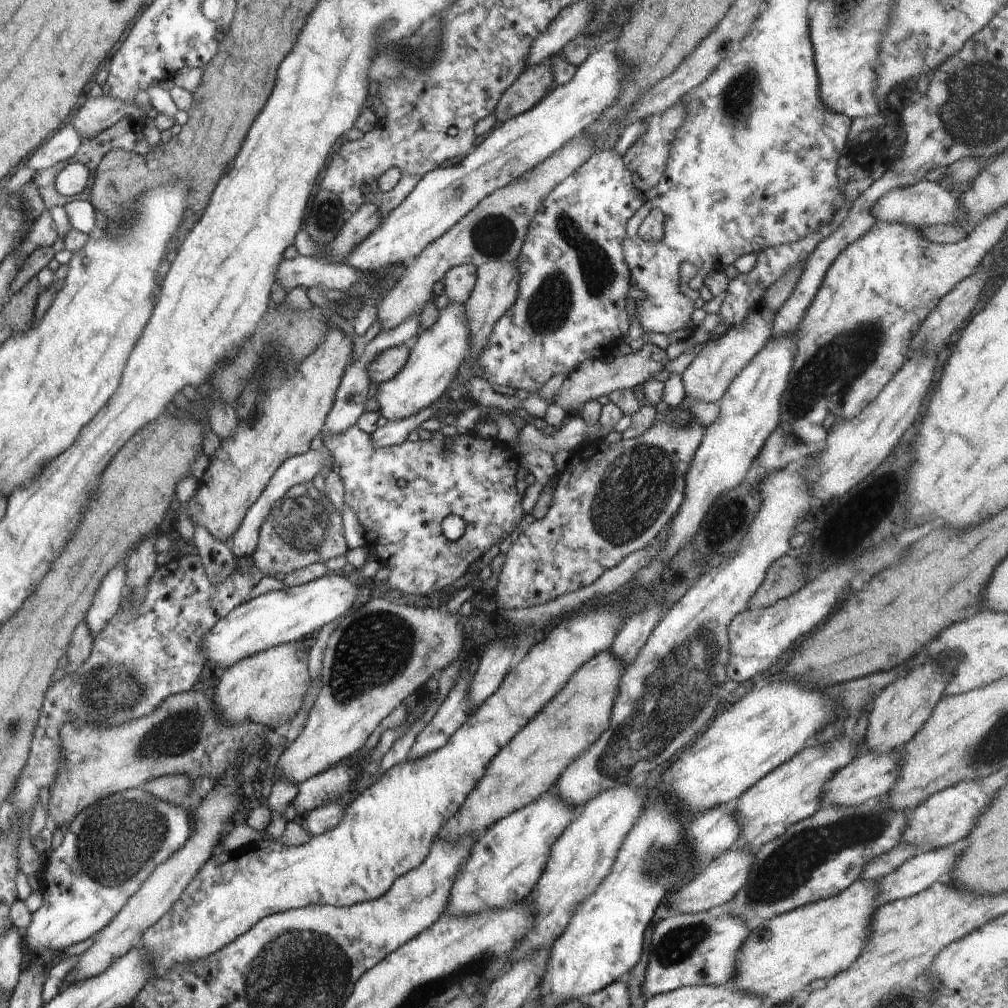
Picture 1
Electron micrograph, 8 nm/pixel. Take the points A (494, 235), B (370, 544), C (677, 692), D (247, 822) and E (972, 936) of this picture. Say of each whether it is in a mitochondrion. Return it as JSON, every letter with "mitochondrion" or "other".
{"A":"mitochondrion","B":"other","C":"mitochondrion","D":"other","E":"other"}

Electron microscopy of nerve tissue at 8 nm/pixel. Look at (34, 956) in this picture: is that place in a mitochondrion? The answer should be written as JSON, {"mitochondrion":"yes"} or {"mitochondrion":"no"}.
{"mitochondrion":"no"}

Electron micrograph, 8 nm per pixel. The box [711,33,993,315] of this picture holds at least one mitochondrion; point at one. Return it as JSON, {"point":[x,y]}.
{"point":[738,100]}

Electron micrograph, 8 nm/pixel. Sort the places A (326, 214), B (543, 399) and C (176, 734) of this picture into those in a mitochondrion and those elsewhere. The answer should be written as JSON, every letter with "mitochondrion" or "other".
{"A":"mitochondrion","B":"other","C":"mitochondrion"}

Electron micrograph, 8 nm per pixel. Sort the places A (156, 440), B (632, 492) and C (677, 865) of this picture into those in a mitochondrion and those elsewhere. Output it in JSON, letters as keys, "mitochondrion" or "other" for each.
{"A":"other","B":"mitochondrion","C":"mitochondrion"}

